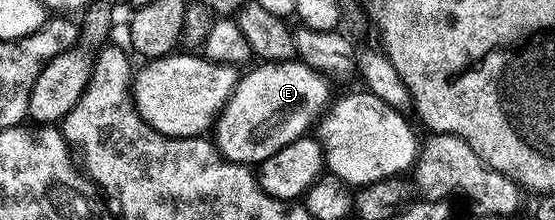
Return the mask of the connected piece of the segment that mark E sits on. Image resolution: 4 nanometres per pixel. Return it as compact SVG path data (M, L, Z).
M263 61L256 69L248 68L240 76L230 99L223 104L213 126L216 149L238 165L257 167L281 147L304 136L318 122L328 106L328 78L304 61Z

